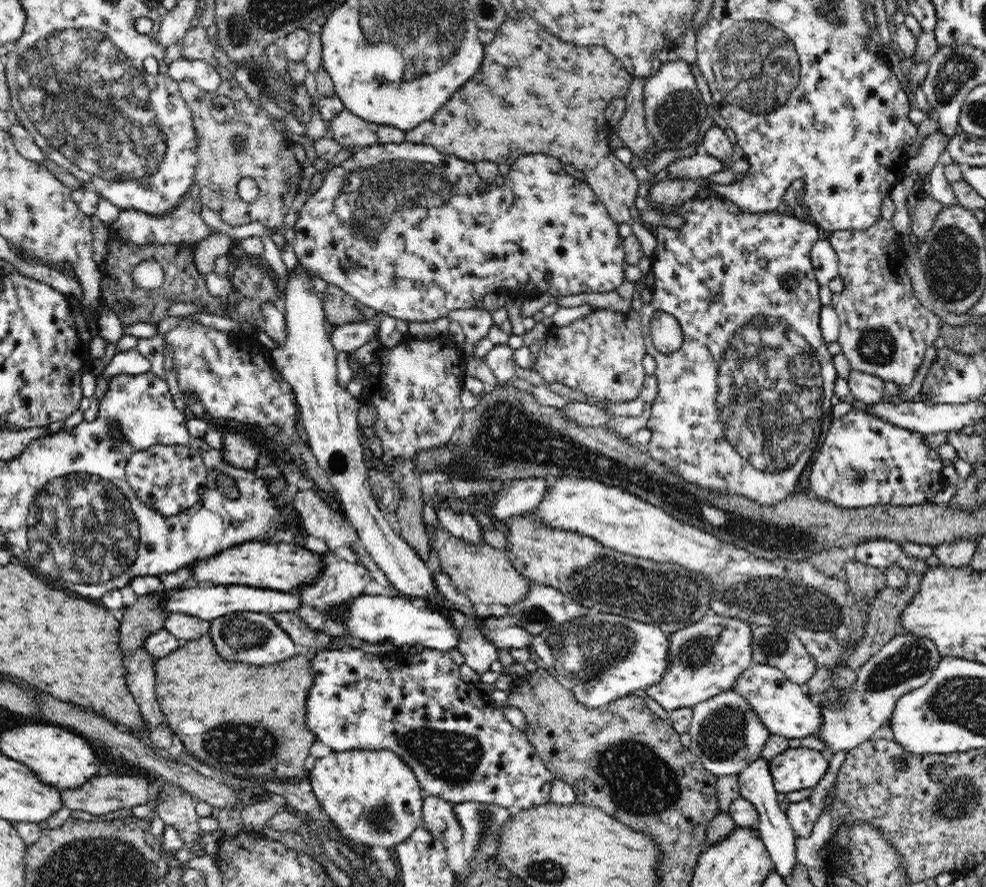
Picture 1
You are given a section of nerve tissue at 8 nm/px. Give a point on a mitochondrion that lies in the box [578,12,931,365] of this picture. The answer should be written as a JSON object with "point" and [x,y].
{"point":[754,66]}

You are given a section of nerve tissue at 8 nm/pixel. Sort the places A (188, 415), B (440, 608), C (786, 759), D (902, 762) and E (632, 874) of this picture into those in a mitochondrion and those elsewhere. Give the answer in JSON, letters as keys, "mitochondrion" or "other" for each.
{"A":"other","B":"other","C":"other","D":"other","E":"other"}

